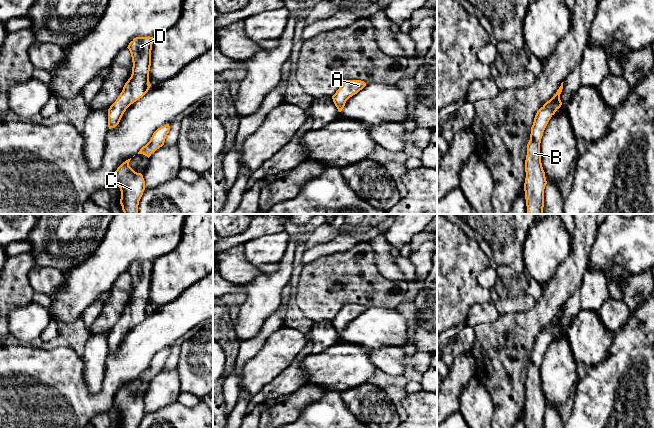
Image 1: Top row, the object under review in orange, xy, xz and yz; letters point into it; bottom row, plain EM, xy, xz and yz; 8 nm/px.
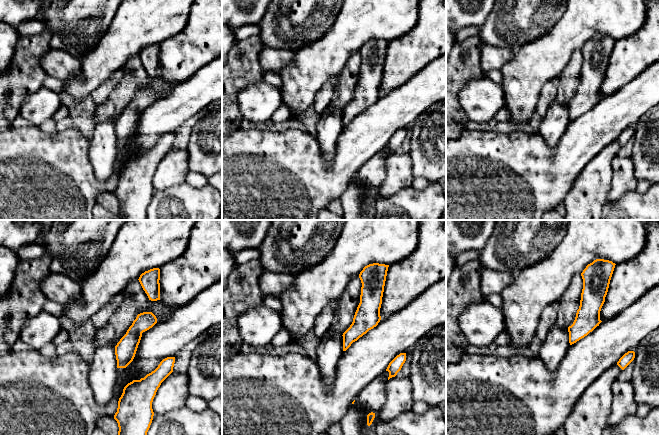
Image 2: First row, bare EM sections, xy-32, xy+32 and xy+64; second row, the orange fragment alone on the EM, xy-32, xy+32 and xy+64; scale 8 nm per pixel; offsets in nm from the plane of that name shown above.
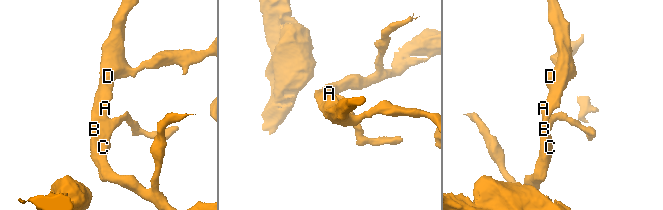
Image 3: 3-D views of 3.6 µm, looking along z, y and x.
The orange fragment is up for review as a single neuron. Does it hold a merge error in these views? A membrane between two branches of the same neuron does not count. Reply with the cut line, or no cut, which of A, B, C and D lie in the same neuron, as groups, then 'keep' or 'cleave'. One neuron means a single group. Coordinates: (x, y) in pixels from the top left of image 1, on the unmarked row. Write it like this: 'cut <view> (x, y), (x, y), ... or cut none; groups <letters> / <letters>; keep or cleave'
cut none; groups A B C D; keep

